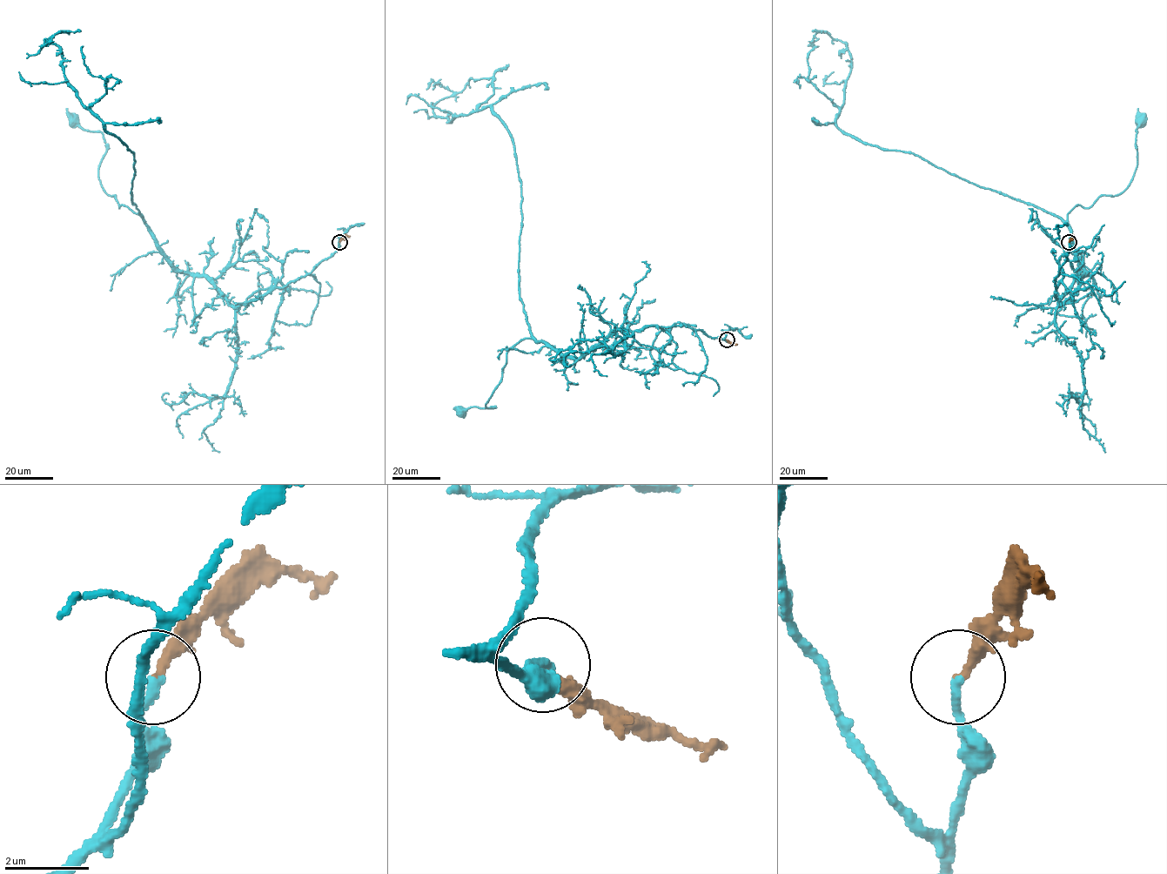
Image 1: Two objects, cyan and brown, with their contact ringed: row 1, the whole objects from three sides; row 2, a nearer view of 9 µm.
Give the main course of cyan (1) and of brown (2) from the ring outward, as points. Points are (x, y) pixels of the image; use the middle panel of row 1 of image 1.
1: (727, 339), (649, 326), (615, 330), (580, 358), (521, 339), (507, 352), (486, 403), (494, 407), (460, 412)
2: (727, 339), (737, 345)

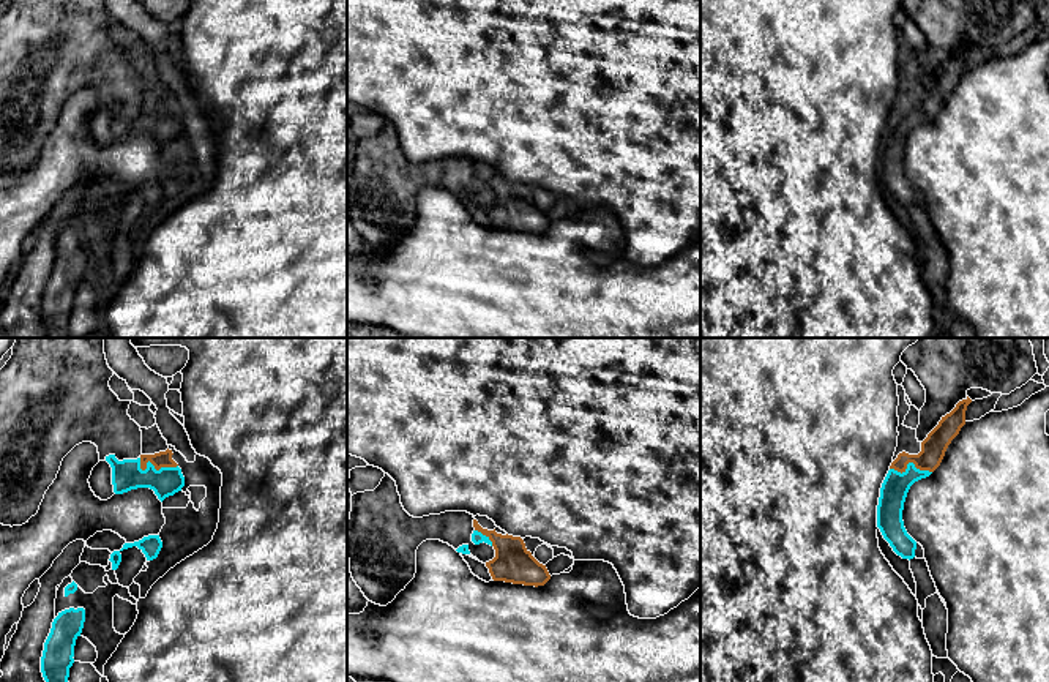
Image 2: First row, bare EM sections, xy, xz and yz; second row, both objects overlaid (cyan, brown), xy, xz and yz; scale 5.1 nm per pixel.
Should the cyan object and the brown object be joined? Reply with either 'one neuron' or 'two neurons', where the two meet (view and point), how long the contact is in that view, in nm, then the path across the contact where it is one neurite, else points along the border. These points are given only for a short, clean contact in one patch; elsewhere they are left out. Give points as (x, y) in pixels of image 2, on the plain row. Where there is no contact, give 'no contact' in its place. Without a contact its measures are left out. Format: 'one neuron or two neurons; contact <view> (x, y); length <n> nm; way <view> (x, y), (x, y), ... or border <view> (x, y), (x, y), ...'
one neuron; contact xy (153, 112); length 200 nm; way xy (126, 120), (145, 119), (153, 112), (160, 106)

